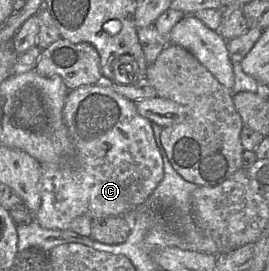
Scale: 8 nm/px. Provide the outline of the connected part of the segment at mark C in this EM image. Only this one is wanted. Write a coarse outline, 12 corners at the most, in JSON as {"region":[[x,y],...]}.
{"region":[[109,83],[69,90],[69,167],[35,221],[123,216],[164,177],[152,122]]}

